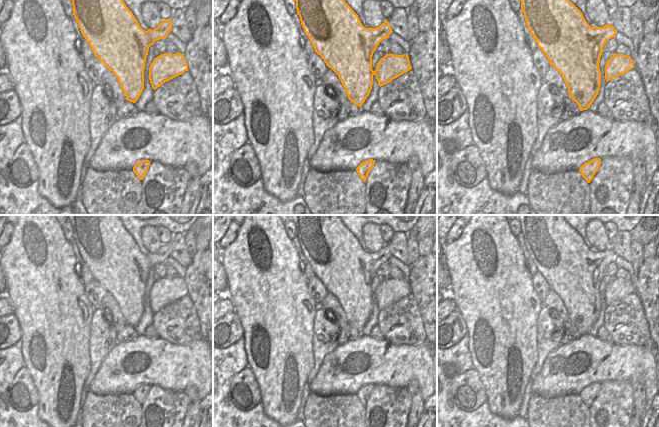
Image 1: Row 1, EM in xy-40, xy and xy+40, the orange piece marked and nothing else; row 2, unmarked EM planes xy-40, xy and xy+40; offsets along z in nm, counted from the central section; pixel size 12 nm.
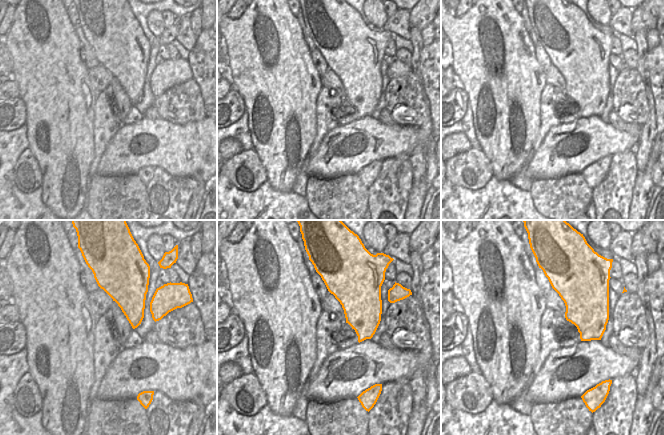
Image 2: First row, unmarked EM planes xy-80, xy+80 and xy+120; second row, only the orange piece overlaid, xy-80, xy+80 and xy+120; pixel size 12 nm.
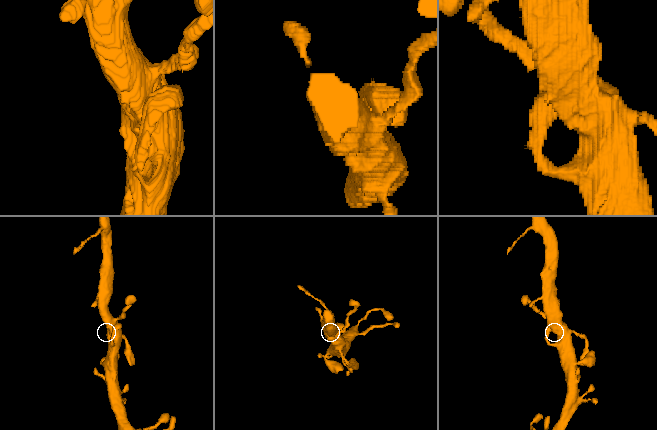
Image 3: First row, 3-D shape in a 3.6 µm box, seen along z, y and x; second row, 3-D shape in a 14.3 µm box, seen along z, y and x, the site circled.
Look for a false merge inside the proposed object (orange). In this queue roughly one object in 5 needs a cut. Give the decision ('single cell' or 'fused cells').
single cell

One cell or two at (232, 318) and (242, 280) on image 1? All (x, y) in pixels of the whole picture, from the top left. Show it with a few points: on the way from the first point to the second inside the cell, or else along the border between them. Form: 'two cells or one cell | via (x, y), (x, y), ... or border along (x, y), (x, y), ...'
two cells | border along (234, 311), (239, 319), (243, 334)

